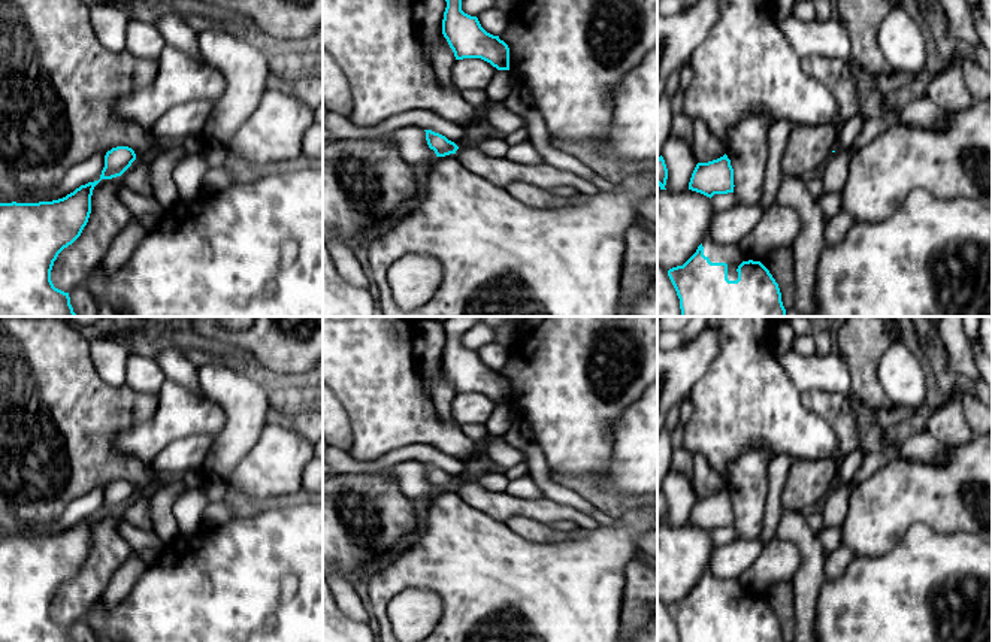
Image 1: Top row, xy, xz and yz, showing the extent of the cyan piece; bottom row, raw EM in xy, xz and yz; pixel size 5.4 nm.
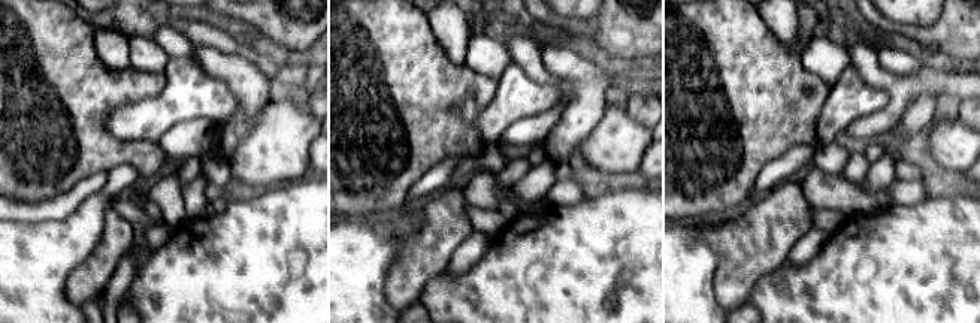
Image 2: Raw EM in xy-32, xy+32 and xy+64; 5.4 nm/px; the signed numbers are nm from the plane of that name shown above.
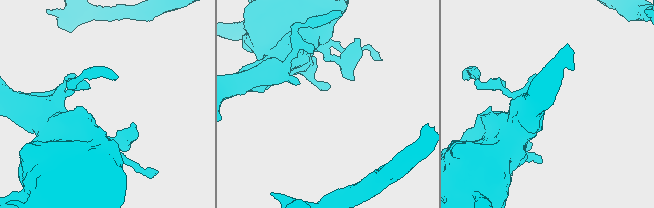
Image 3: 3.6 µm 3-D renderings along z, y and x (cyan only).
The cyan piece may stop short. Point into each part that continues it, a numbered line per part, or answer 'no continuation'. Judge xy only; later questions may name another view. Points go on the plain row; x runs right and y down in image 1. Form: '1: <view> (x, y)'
no continuation

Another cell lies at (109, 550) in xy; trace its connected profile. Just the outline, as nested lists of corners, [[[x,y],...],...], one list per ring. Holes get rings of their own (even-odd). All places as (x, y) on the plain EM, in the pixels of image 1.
[[[120,511],[102,514],[93,524],[91,548],[81,570],[64,582],[51,605],[55,623],[70,627],[84,620],[90,608],[102,600],[115,570],[133,552],[130,543],[120,535]]]

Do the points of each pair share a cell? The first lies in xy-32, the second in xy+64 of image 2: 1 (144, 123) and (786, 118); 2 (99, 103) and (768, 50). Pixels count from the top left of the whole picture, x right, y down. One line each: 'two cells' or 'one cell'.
1: two cells
2: one cell

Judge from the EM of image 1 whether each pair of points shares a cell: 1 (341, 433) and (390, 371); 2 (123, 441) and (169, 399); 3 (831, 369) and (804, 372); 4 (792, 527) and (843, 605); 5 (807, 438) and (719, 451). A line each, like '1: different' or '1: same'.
1: different
2: same
3: same
4: different
5: same

